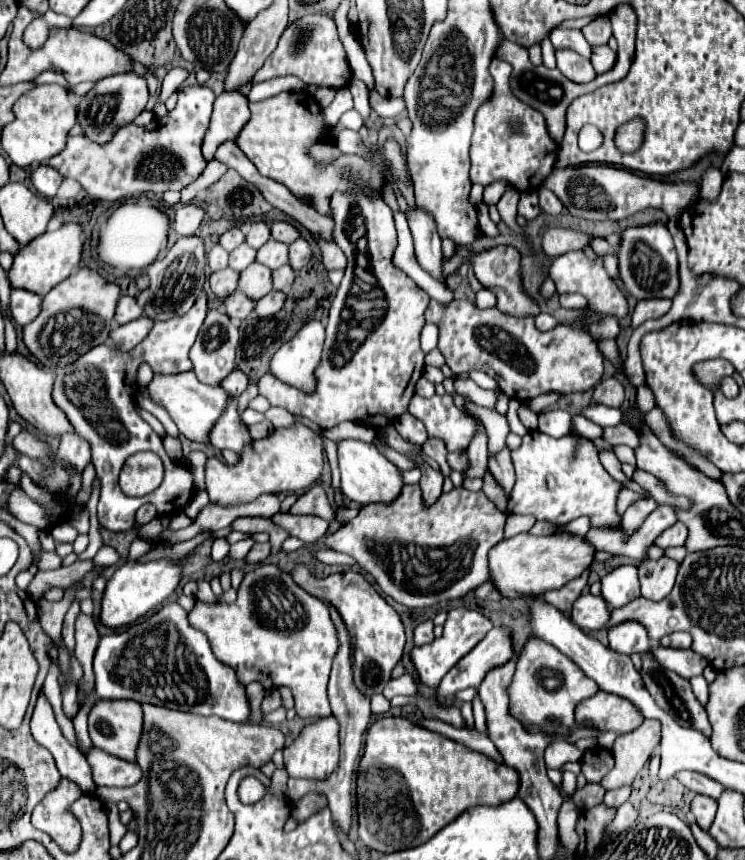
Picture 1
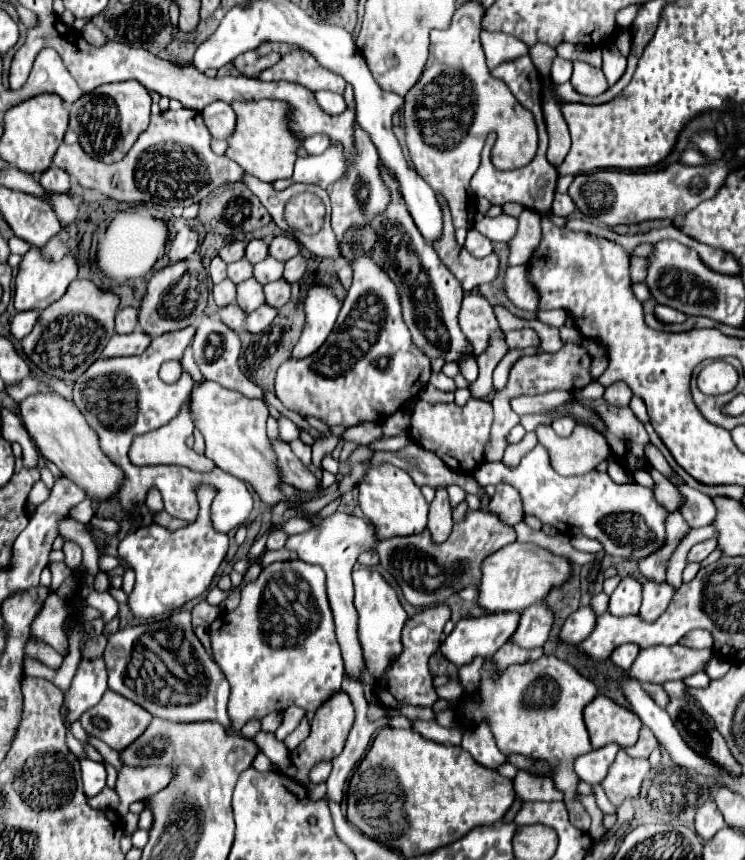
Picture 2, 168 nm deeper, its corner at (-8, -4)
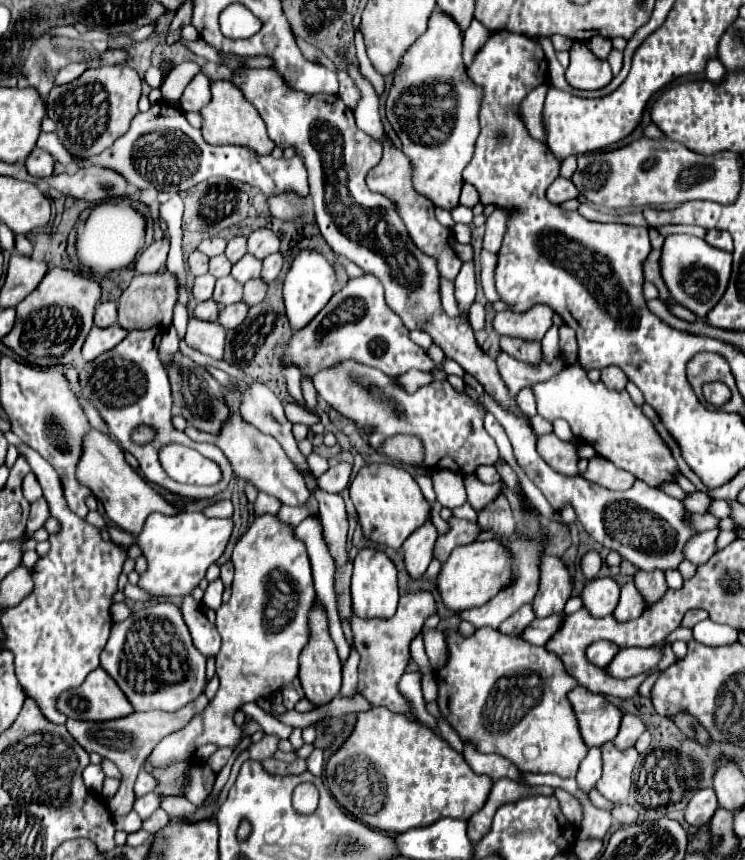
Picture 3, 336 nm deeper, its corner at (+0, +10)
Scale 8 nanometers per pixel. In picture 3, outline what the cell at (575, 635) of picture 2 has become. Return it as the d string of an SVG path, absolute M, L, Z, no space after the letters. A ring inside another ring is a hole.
M552 614L548 618L538 618L530 626L526 626L526 630L522 630L522 640L530 642L534 646L544 646L548 642L548 638L552 638L552 634L560 628L560 622L562 622L560 614Z

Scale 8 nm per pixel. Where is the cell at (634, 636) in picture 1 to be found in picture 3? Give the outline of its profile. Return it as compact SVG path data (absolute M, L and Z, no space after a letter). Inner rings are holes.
M594 642L586 650L586 658L590 664L604 668L610 664L610 660L616 656L616 652L618 652L618 648L612 642Z

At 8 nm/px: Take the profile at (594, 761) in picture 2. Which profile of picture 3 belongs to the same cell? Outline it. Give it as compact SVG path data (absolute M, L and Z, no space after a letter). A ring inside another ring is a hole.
M590 748L588 750L588 756L582 760L580 764L580 770L578 770L578 776L576 776L576 782L578 782L578 788L588 794L596 782L600 780L600 774L602 774L602 760L600 760L600 748Z

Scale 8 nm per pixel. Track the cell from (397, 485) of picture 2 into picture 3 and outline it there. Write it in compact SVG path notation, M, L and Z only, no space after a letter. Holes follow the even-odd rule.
M366 464L350 484L350 498L358 510L362 532L366 538L400 550L402 542L420 528L432 512L432 506L422 496L416 480L404 468L390 464Z

